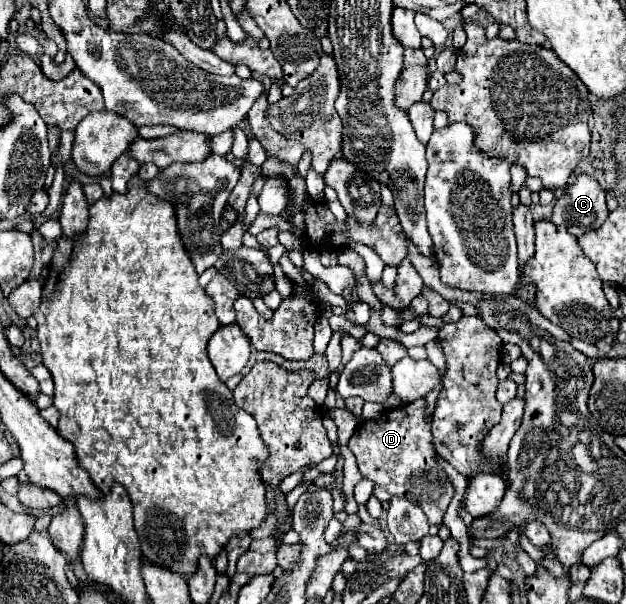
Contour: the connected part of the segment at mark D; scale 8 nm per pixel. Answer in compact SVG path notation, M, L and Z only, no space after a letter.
M412 401L398 409L384 411L376 421L362 421L348 441L350 451L356 455L362 477L374 481L374 497L388 501L394 495L402 495L420 505L432 525L440 525L446 507L454 495L454 487L446 473L434 461L432 433L424 415L424 401Z

